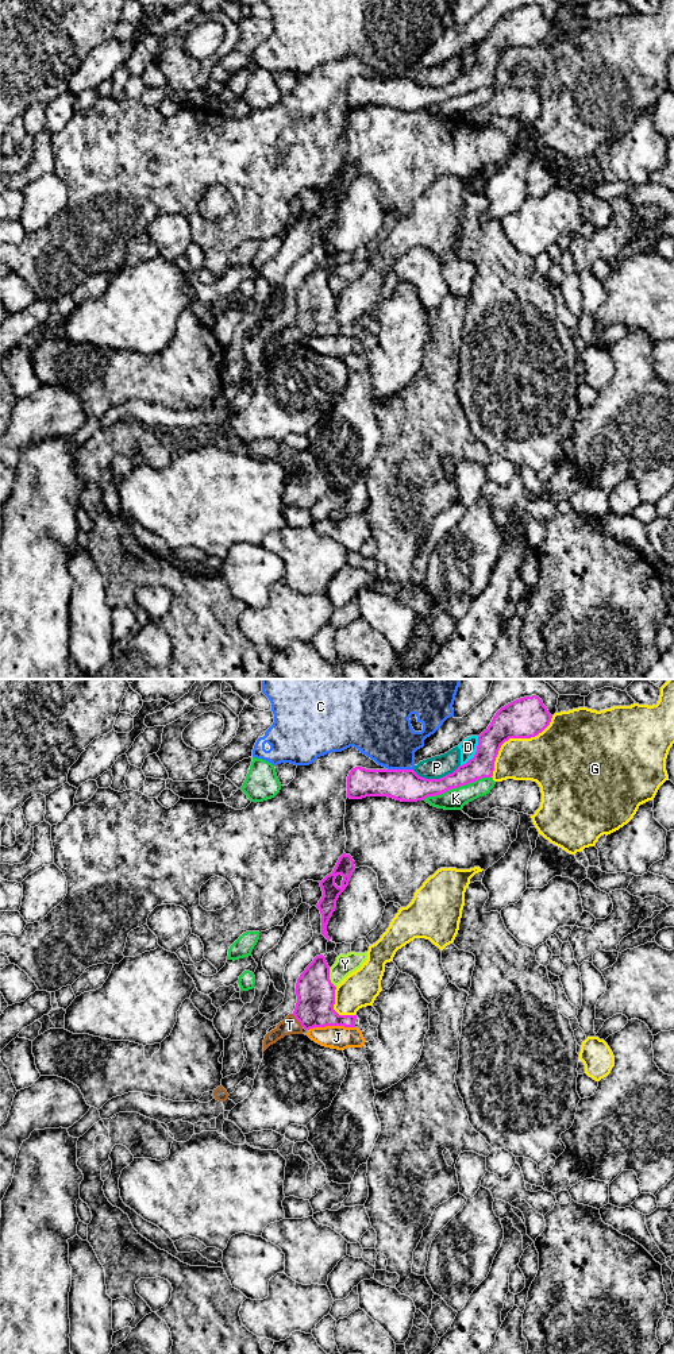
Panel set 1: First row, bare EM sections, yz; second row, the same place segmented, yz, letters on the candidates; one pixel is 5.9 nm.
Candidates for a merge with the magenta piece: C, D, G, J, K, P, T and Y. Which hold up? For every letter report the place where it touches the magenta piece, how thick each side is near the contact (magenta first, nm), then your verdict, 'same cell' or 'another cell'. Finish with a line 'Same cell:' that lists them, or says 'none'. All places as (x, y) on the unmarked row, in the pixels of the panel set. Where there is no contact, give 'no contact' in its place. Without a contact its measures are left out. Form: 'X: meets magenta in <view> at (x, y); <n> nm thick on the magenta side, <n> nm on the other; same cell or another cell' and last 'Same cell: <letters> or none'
C: meets magenta in yz at (400, 78); 190 nm thick on the magenta side, 340 nm on the other; another cell
D: meets magenta in yz at (476, 61); 180 nm thick on the magenta side, 100 nm on the other; another cell
G: meets magenta in yz at (513, 46); 240 nm thick on the magenta side, 320 nm on the other; another cell
J: meets magenta in yz at (331, 334); 220 nm thick on the magenta side, 140 nm on the other; another cell
K: meets magenta in yz at (457, 96); 150 nm thick on the magenta side, 130 nm on the other; another cell
P: meets magenta in yz at (435, 88); 190 nm thick on the magenta side, 130 nm on the other; another cell
T: meets magenta in yz at (297, 328); 220 nm thick on the magenta side, 100 nm on the other; same cell
Y: meets magenta in yz at (328, 286); 220 nm thick on the magenta side, 120 nm on the other; another cell
Same cell: T

